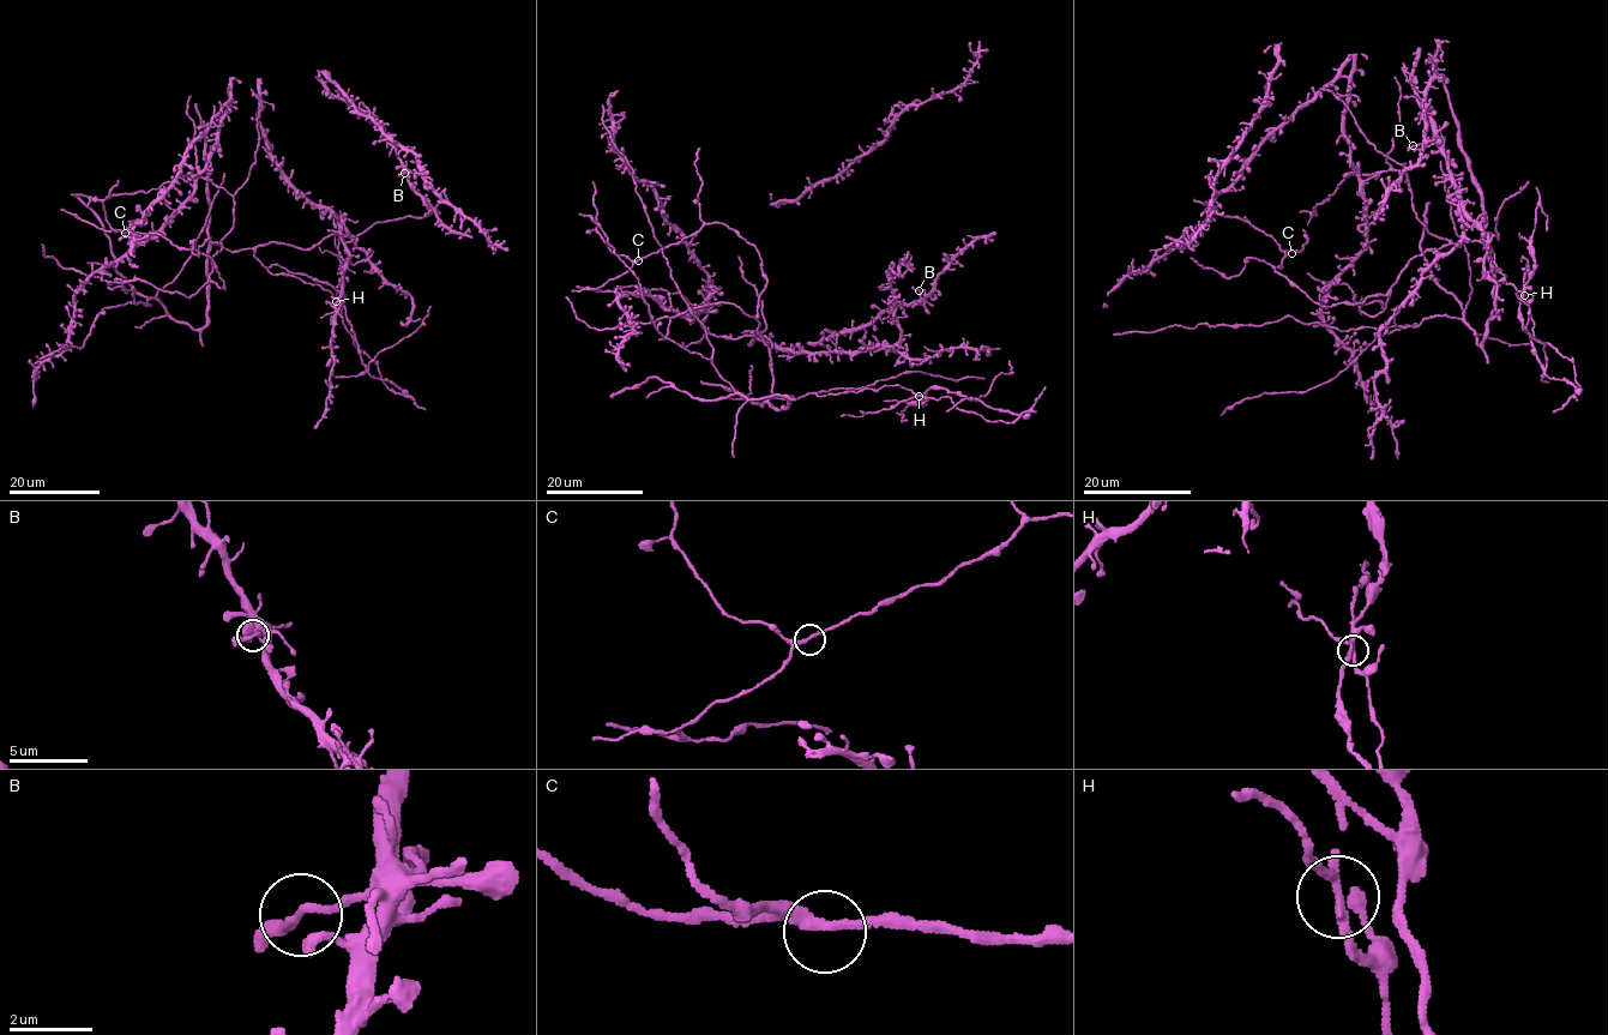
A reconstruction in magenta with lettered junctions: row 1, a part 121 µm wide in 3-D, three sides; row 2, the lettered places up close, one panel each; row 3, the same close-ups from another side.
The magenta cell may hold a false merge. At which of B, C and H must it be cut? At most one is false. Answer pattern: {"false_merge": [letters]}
{"false_merge": ["H"]}

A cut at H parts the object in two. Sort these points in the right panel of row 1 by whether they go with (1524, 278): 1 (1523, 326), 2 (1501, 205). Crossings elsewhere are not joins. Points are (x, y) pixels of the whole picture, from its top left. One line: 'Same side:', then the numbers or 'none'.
Same side: 1

